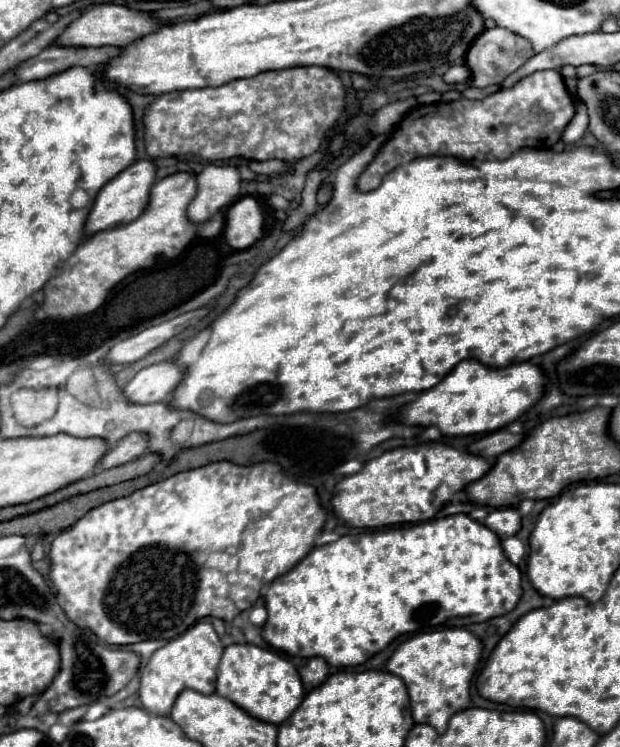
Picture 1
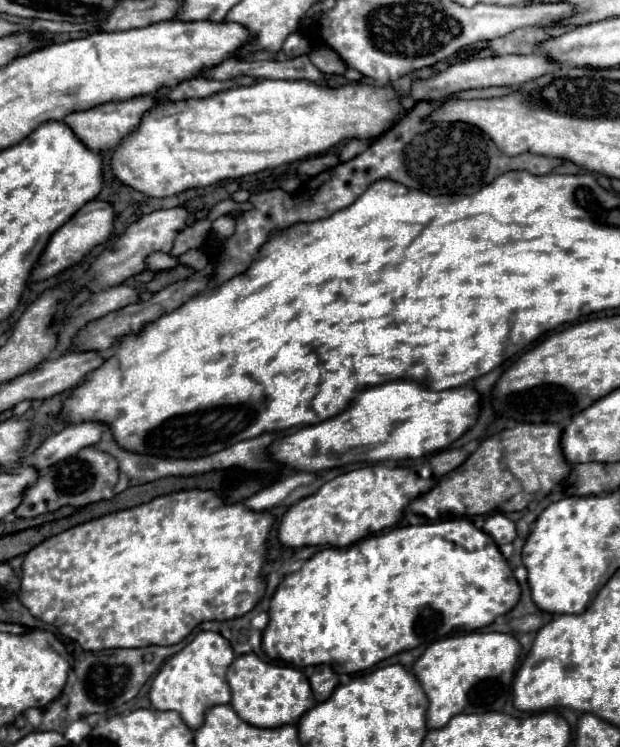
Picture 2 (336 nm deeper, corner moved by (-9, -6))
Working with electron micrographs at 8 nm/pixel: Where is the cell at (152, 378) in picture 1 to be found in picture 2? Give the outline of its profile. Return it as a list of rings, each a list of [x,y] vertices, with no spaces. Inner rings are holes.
[[[76,423],[64,427],[60,433],[48,437],[32,457],[32,465],[42,471],[70,455],[76,455],[80,449],[98,443],[108,431],[102,423]]]

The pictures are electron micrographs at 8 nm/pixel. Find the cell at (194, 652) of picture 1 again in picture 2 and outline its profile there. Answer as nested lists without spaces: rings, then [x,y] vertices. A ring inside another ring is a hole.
[[[200,631],[192,643],[180,653],[172,655],[158,675],[152,679],[150,701],[158,711],[178,711],[190,729],[198,729],[204,723],[204,715],[214,705],[226,705],[230,701],[230,687],[226,683],[226,669],[234,661],[232,645],[214,631]]]

